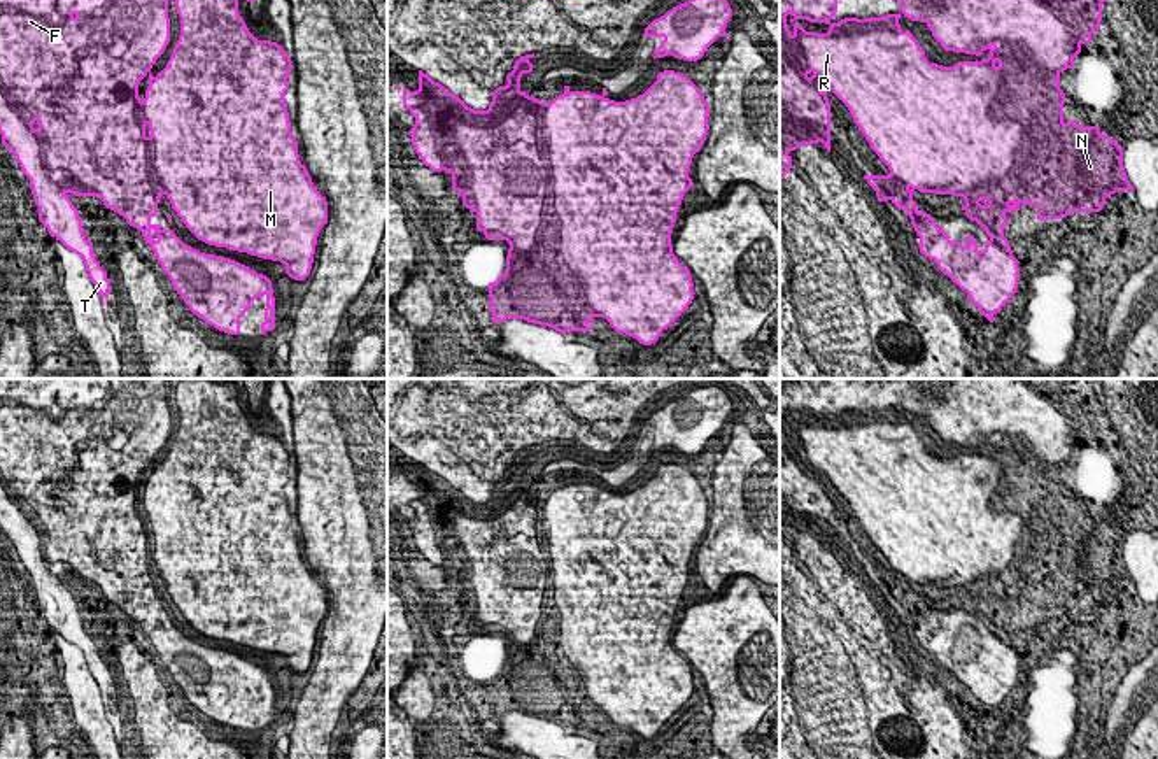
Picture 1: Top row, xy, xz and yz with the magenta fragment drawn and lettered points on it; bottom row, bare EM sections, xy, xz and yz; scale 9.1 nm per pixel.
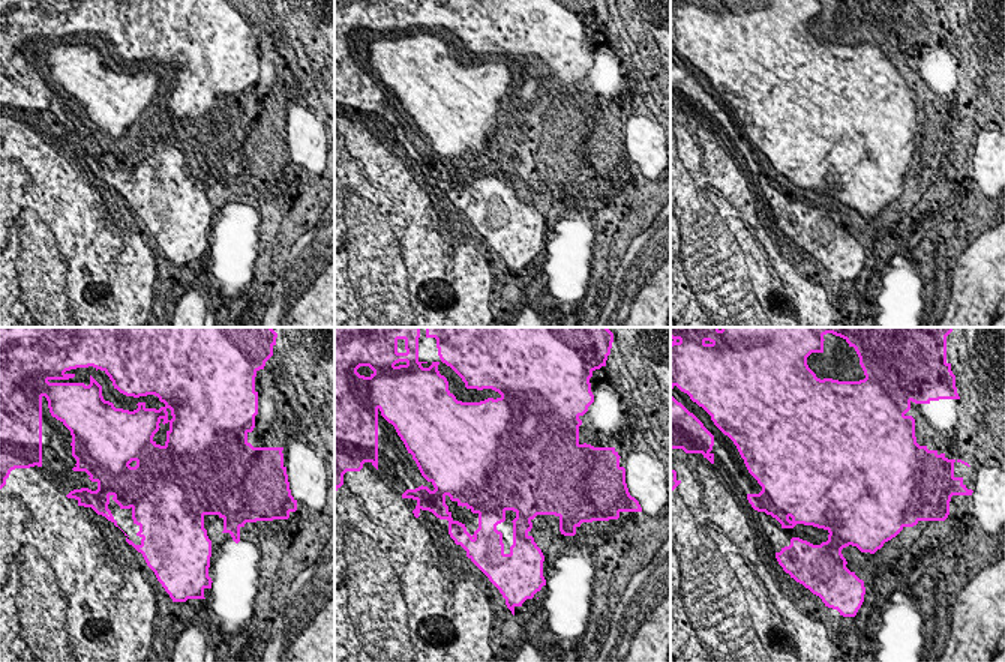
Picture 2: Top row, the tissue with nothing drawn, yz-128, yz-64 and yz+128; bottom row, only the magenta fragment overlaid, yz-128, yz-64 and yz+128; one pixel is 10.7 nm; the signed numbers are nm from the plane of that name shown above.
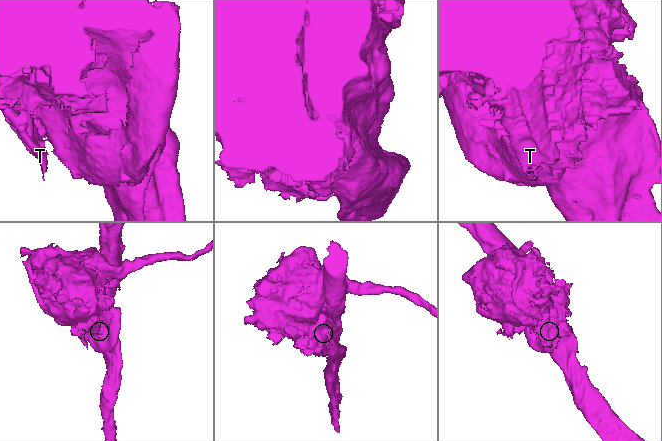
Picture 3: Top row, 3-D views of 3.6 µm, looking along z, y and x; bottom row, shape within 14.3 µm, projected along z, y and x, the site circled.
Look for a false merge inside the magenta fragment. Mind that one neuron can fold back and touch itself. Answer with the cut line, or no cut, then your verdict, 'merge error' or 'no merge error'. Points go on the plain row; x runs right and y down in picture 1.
cut in xz along (547, 496), (566, 547), (552, 556), (559, 645), (601, 709); merge error

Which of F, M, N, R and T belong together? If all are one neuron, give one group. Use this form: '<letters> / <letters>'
F N T / M R

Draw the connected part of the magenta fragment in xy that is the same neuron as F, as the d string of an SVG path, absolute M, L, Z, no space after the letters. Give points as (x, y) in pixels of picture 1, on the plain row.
M0 379L0 526L2 536L12 545L19 556L23 566L30 571L32 587L35 598L39 599L39 614L47 621L49 628L60 633L68 643L82 650L89 673L95 677L98 687L103 692L109 691L110 671L107 664L100 659L96 647L93 645L93 635L86 631L82 621L82 610L74 599L68 585L77 589L100 589L103 598L126 612L126 615L137 621L145 636L151 638L158 656L163 664L172 673L173 682L180 687L184 696L193 706L203 712L207 717L228 727L240 727L240 712L249 705L254 692L265 689L265 713L261 715L261 727L275 722L275 689L272 682L272 673L251 663L249 659L215 647L205 647L191 638L184 636L173 622L163 622L161 617L152 617L151 612L158 608L159 591L166 587L165 571L172 571L173 564L161 564L154 554L152 531L145 528L147 510L144 505L144 494L138 489L140 473L151 465L156 452L163 447L170 435L170 410L168 410L168 393L177 387L182 379Z

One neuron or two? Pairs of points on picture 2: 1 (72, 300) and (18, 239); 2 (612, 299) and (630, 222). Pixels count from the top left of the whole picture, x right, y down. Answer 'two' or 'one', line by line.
1: two
2: one

